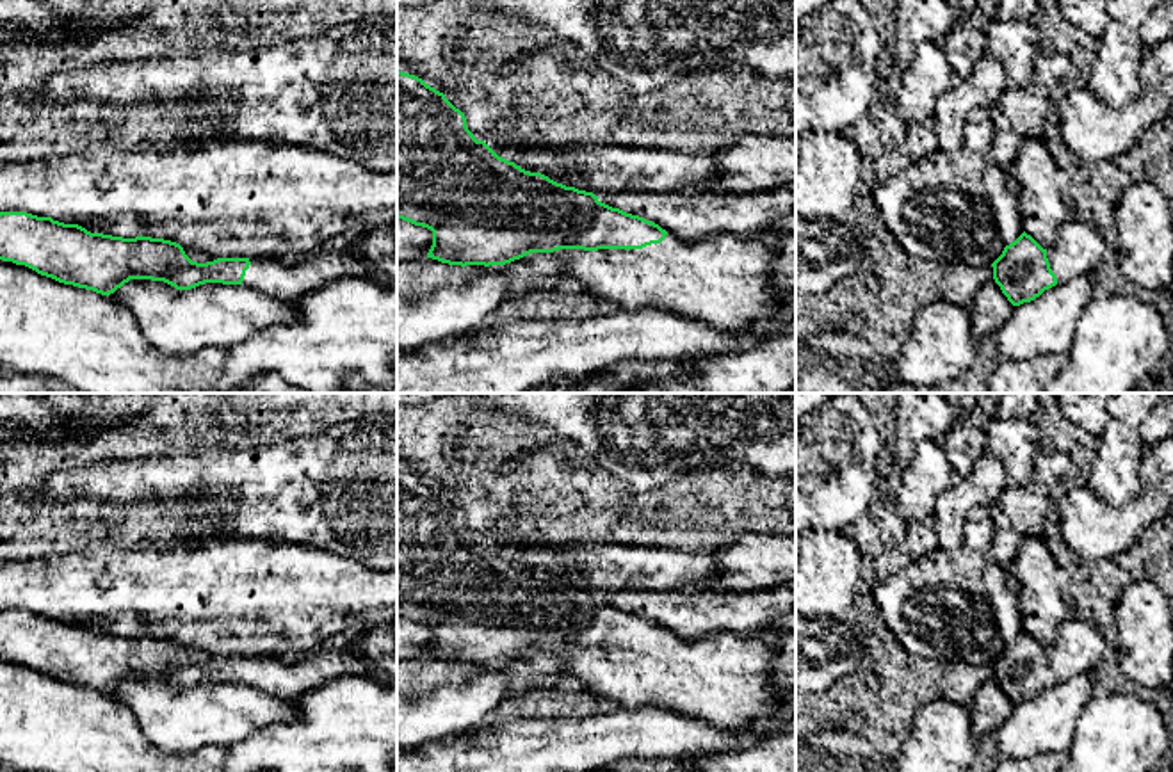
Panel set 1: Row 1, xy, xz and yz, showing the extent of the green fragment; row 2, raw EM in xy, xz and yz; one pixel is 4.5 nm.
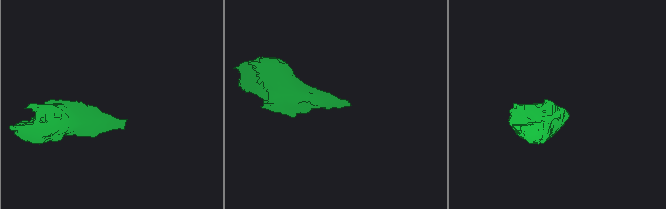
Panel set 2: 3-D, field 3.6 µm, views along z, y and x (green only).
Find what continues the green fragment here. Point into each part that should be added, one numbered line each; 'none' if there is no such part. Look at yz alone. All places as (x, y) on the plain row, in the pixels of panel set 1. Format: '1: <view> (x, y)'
1: yz (1077, 648)

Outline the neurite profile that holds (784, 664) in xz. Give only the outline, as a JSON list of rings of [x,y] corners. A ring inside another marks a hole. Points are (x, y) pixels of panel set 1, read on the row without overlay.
[[[796,631],[778,633],[771,667],[771,687],[776,697],[787,697],[796,687]]]

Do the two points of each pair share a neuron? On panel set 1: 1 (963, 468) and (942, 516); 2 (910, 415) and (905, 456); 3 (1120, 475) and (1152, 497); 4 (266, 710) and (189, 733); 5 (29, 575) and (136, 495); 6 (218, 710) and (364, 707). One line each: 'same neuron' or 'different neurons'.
1: different neurons
2: same neuron
3: different neurons
4: same neuron
5: different neurons
6: different neurons

